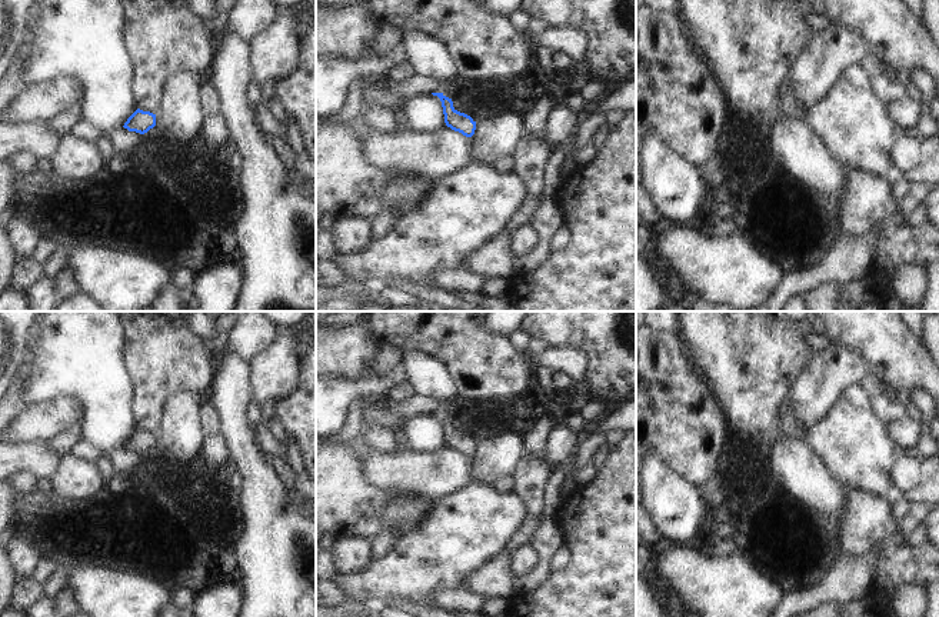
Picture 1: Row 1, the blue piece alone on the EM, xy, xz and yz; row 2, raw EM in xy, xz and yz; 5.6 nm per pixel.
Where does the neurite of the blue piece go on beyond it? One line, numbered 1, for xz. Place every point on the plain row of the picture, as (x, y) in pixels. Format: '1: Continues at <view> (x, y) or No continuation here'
1: No continuation here.

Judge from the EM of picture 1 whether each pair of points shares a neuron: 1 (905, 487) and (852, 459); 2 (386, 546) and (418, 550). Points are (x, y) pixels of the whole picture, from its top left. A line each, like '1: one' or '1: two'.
1: one
2: two

